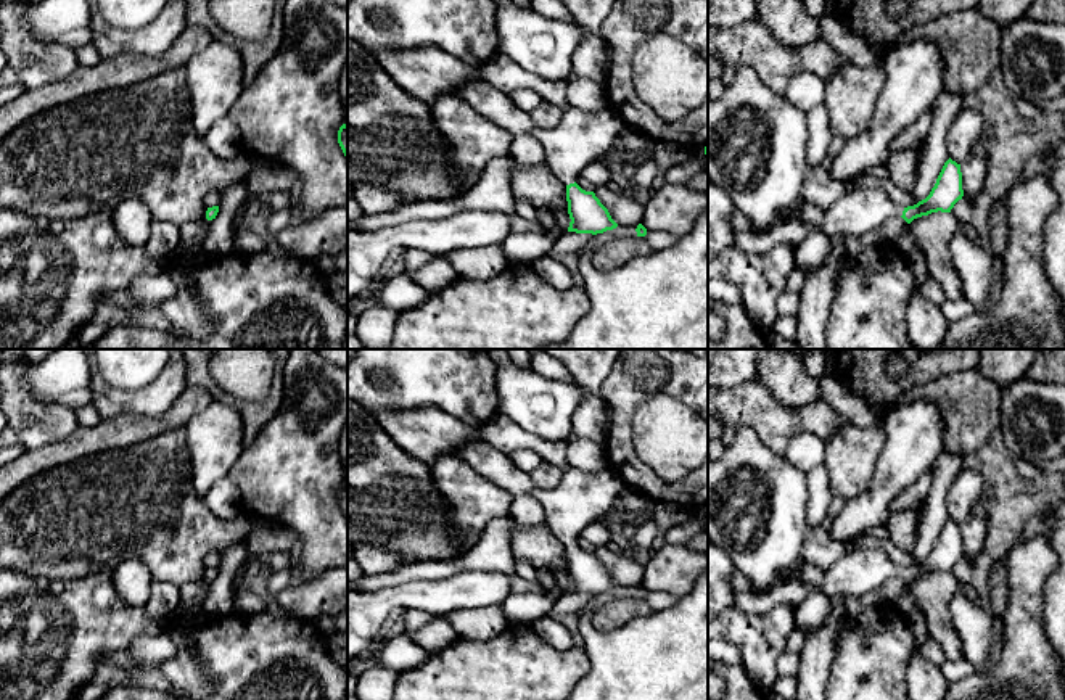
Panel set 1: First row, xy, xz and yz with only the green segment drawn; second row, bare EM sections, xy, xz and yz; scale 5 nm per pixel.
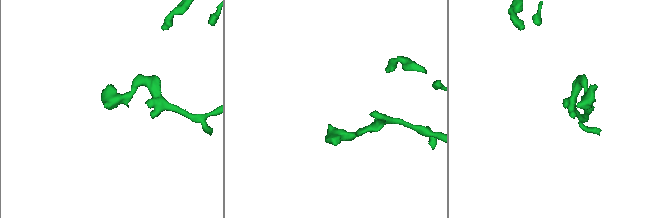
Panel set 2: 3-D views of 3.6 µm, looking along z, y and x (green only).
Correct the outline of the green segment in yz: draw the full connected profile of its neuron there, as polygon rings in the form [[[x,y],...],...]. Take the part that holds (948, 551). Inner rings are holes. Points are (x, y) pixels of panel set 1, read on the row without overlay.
[[[951,518],[944,523],[930,555],[914,566],[903,568],[878,547],[862,547],[840,557],[825,573],[820,591],[843,599],[862,597],[878,591],[888,578],[903,578],[907,584],[931,573],[951,573],[962,560],[960,525]]]

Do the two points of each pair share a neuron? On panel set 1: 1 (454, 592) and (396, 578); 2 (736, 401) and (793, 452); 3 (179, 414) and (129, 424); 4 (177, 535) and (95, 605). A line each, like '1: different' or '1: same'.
1: different
2: different
3: same
4: different

